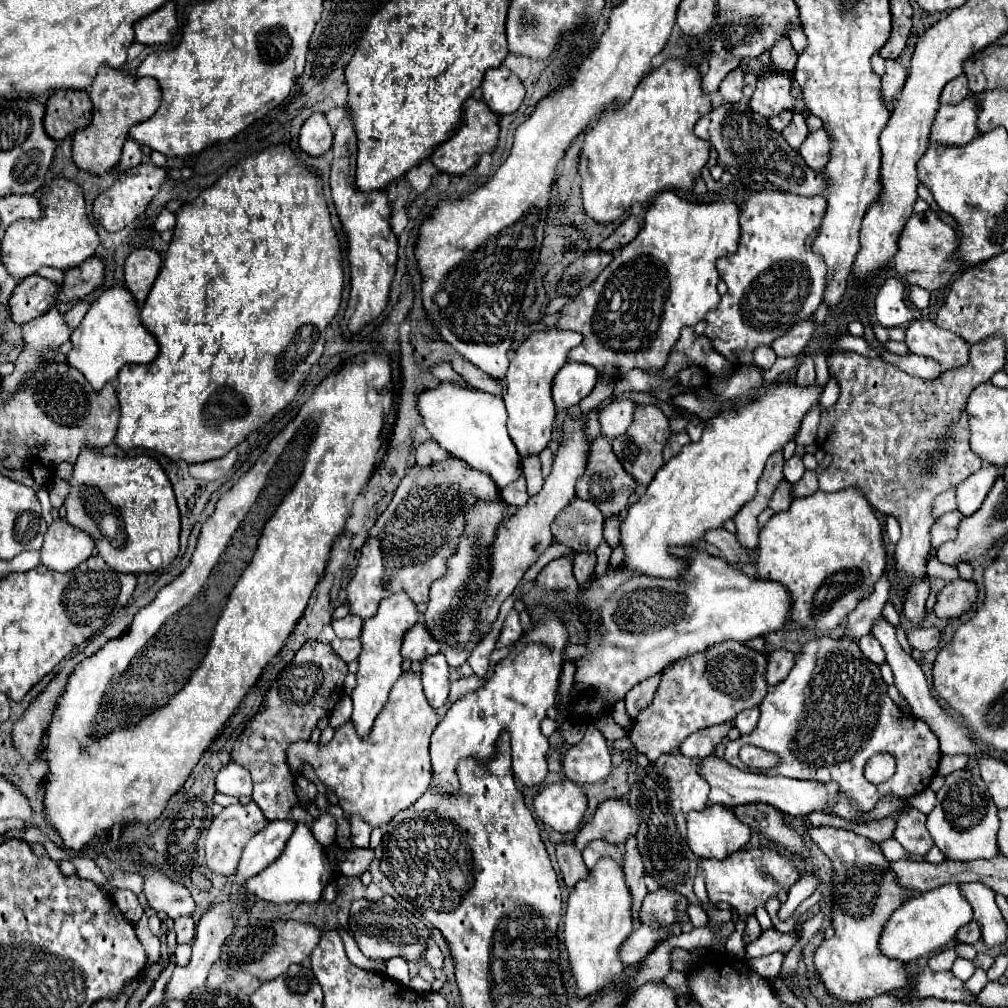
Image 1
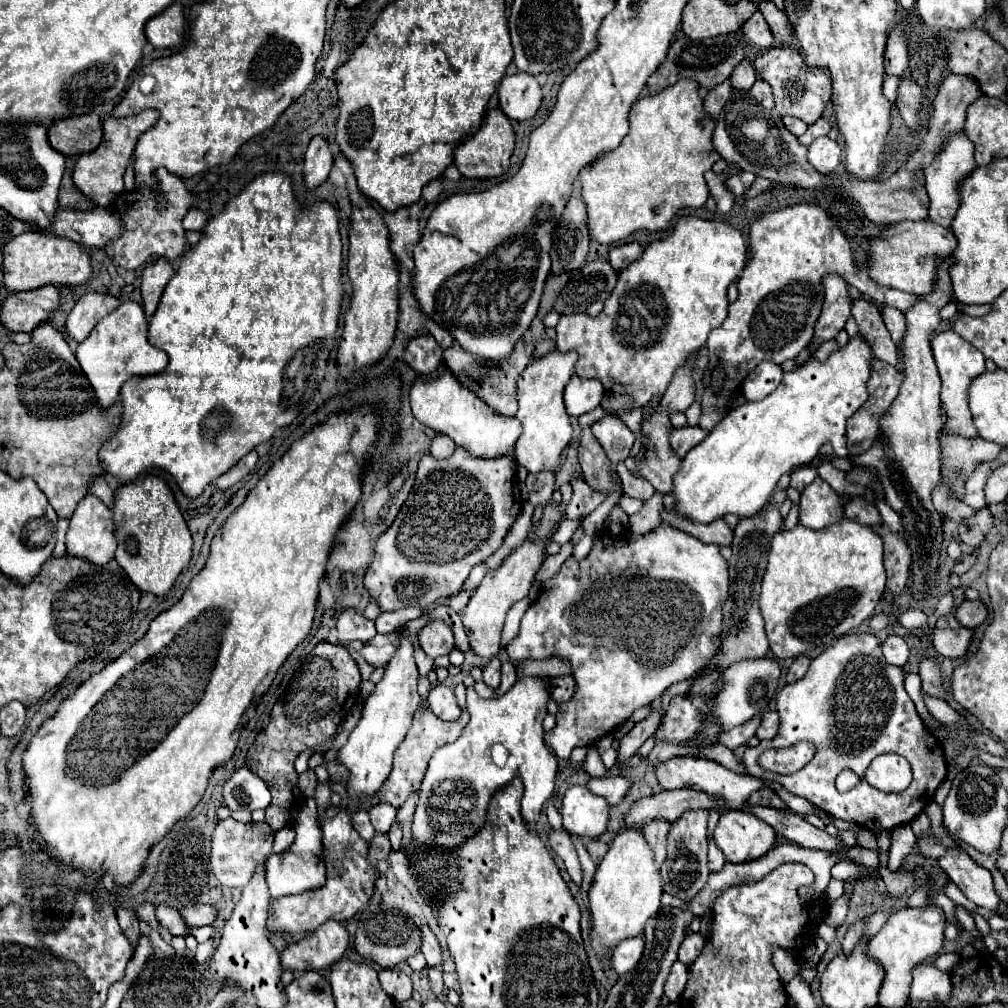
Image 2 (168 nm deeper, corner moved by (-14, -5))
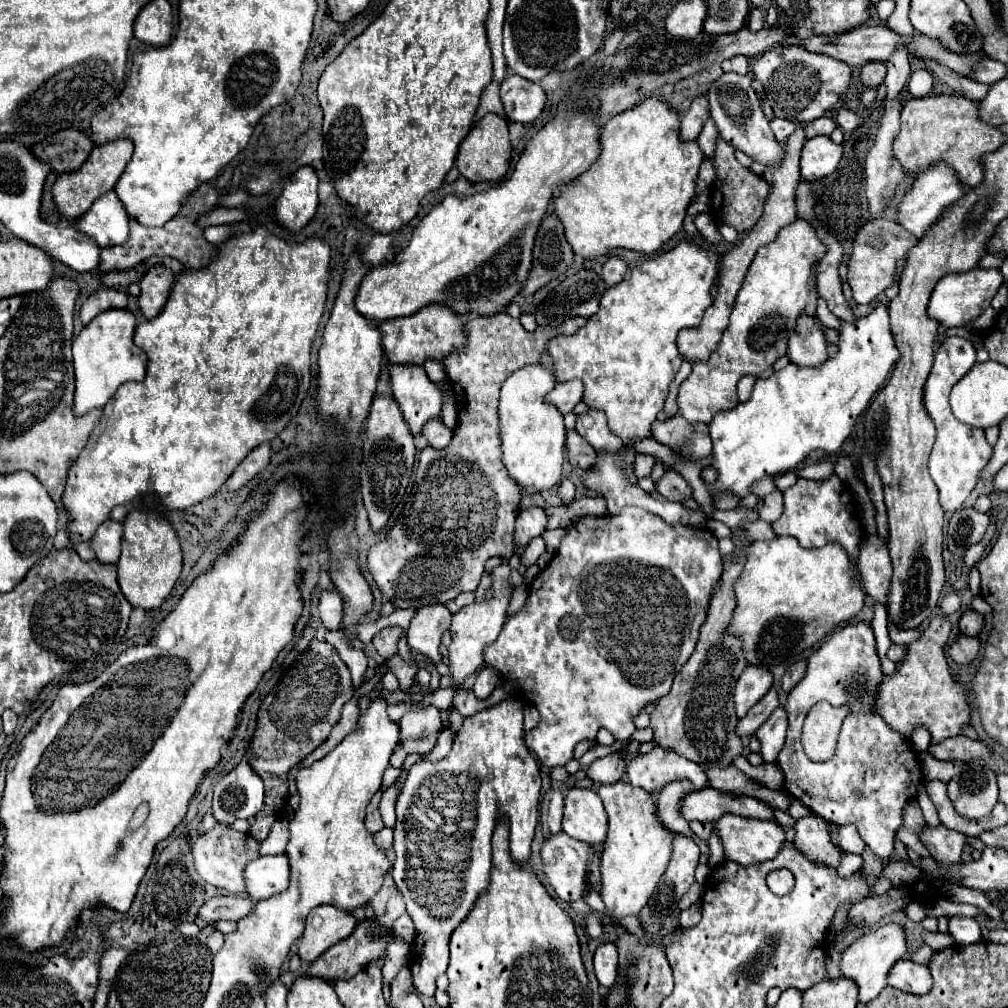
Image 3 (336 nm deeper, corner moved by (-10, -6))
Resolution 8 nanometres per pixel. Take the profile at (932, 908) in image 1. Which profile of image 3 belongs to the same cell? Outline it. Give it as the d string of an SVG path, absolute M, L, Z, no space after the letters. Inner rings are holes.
M886 923L882 927L872 929L870 933L858 937L848 949L842 953L842 963L840 971L844 977L850 977L858 983L858 1001L868 1003L880 995L884 987L888 987L888 973L894 967L896 961L900 961L908 953L908 943L906 943L906 931L898 923Z

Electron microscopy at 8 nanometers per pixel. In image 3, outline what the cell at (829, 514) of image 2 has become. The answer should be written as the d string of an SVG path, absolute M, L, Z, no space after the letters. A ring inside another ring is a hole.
M834 475L826 481L798 479L798 483L784 491L784 513L772 523L776 535L792 535L804 547L824 547L826 543L838 541L844 545L848 555L858 559L858 545L862 541L862 529L858 521L850 515L846 503L846 485Z

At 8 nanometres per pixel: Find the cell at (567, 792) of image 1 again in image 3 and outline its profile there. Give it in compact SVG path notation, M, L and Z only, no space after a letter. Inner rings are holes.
M572 787L566 795L562 829L572 839L596 845L606 839L608 819L600 797L592 789Z

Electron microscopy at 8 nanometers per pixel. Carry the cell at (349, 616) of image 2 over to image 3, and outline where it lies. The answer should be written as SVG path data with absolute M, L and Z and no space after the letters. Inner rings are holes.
M336 591L320 593L320 617L328 631L338 631L342 627L344 617L344 599Z

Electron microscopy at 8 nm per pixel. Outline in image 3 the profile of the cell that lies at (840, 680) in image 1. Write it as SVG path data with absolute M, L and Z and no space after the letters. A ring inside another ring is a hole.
M850 623L844 629L836 631L818 651L810 655L806 675L792 687L792 691L786 697L784 709L788 713L788 737L786 737L784 749L780 751L776 759L776 765L784 773L784 787L794 799L802 801L810 811L814 811L816 815L820 815L824 821L832 825L848 825L848 823L856 825L864 843L876 855L888 859L894 849L896 831L904 823L904 817L902 817L904 805L908 805L918 795L918 787L926 783L926 777L924 777L918 751L914 749L914 745L902 733L892 729L876 713L876 695L878 695L878 687L882 679L884 679L884 673L882 673L882 665L880 665L874 633L870 625ZM820 701L828 701L834 707L848 707L852 711L846 715L842 723L842 729L838 735L838 749L834 757L824 763L814 763L804 755L802 745L800 745L800 735L802 735L802 725L808 711Z

